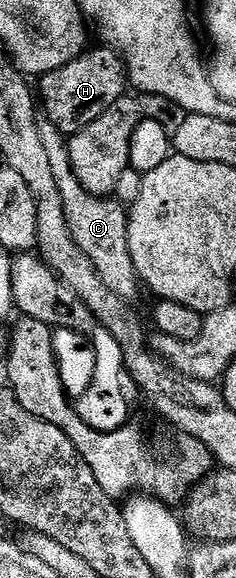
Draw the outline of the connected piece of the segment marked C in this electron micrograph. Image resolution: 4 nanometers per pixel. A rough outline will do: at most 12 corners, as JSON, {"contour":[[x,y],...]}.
{"contour":[[37,127],[75,244],[120,298],[143,290],[129,251],[129,216],[87,192],[66,135]]}

